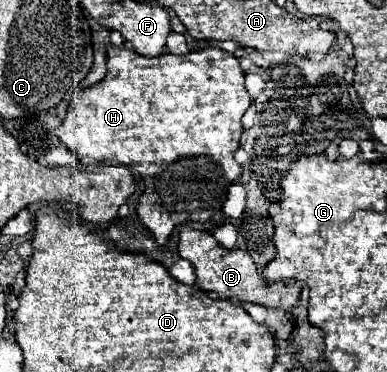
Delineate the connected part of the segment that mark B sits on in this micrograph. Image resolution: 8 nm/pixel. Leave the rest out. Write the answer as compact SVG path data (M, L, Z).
M188 226L180 232L180 244L178 244L180 258L192 262L196 270L196 284L204 292L214 292L218 298L224 300L238 300L240 304L252 302L274 310L290 312L294 306L298 306L300 288L298 286L286 286L286 288L274 288L264 282L264 278L256 272L256 266L246 250L226 250L222 248L212 234L192 230Z

